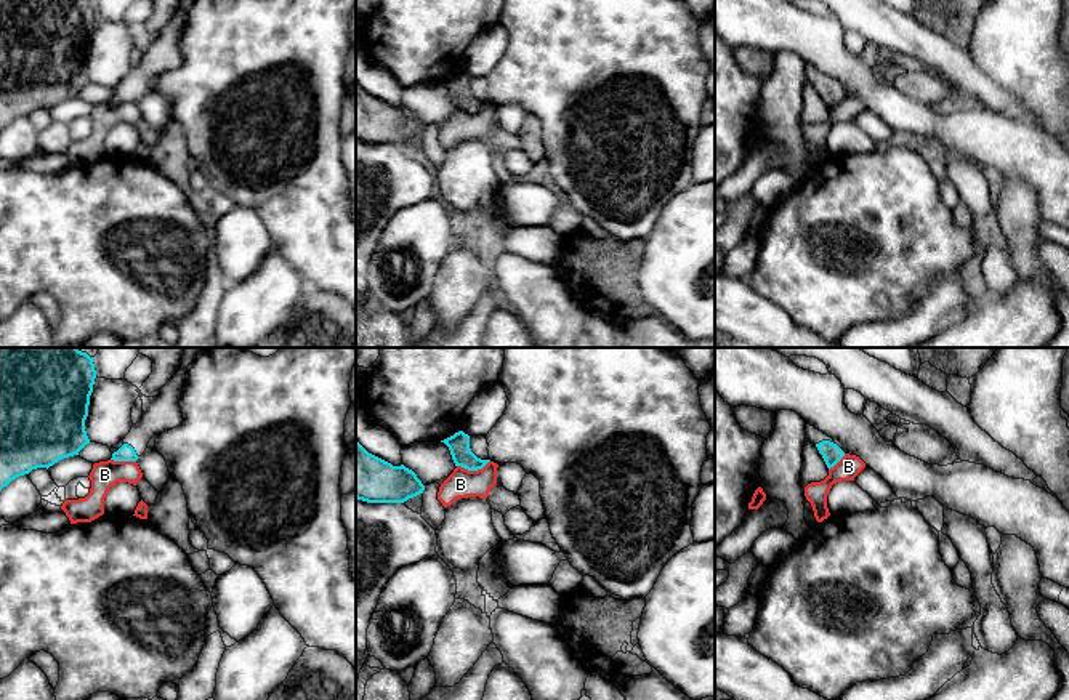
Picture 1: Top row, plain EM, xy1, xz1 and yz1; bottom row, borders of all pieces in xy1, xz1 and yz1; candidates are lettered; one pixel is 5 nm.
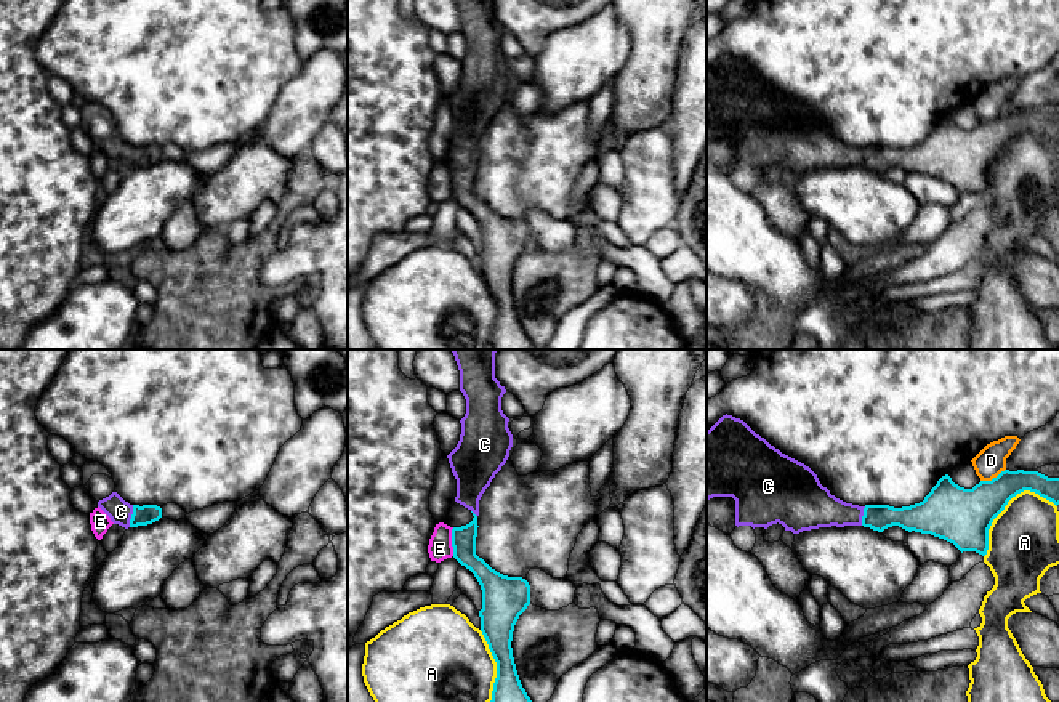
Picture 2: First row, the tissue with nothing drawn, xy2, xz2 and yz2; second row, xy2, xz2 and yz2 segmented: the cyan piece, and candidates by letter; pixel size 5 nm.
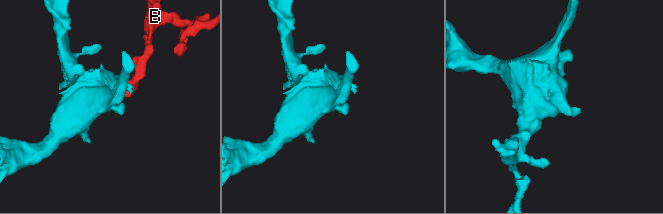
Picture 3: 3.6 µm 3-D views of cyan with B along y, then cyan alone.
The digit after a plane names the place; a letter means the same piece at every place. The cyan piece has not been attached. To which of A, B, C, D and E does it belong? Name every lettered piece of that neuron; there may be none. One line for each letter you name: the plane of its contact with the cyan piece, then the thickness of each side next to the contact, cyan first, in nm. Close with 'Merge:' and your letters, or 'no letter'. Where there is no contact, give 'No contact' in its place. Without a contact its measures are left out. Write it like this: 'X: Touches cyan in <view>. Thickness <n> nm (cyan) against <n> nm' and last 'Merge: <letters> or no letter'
C: Touches cyan in xy2. Thickness 100 nm (cyan) against 120 nm
Merge: C

